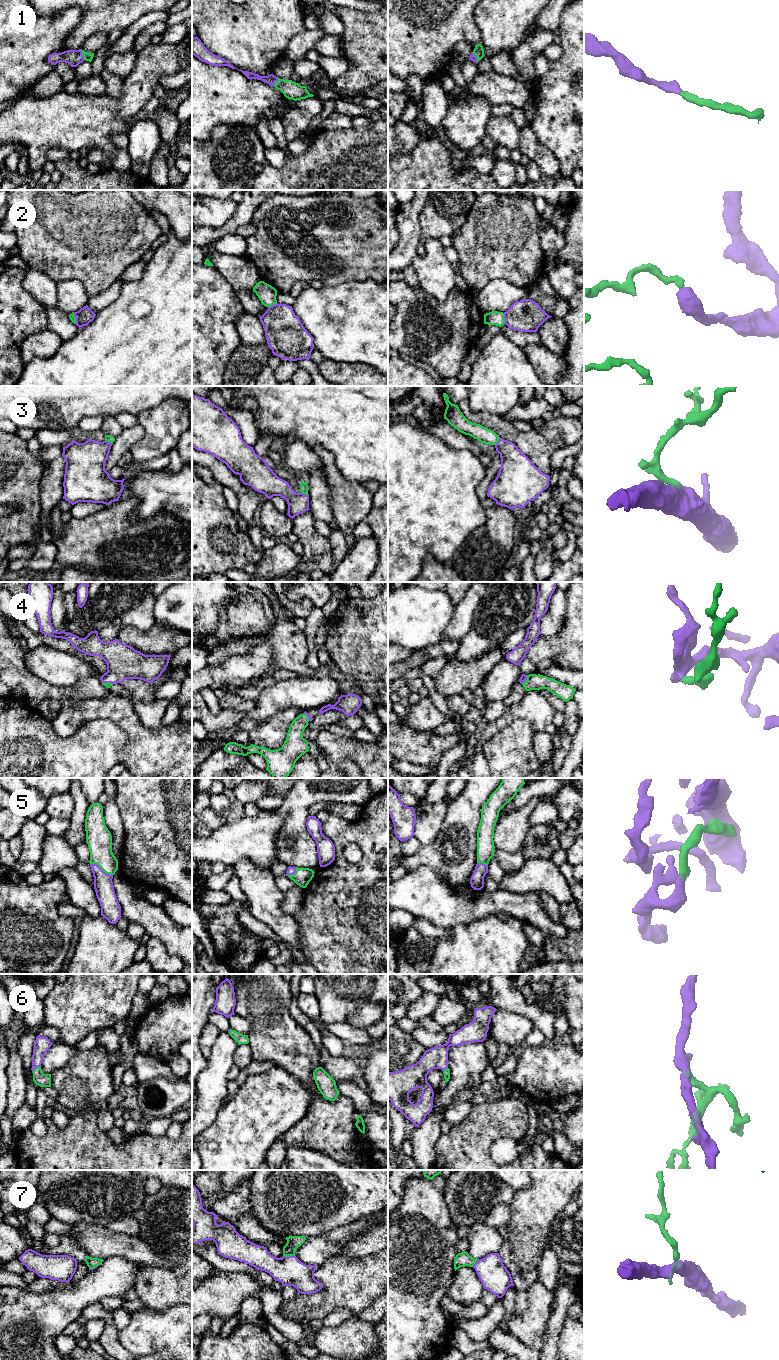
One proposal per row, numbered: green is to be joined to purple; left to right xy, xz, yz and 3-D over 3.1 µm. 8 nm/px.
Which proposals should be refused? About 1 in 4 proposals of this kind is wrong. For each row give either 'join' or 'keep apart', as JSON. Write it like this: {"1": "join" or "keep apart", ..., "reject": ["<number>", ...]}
{"1": "join", "2": "join", "3": "join", "4": "join", "5": "join", "6": "join", "7": "join", "reject": []}

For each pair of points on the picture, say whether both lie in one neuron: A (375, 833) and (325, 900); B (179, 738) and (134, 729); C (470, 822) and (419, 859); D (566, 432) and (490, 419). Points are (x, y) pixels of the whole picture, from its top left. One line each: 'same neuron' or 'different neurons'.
A: same neuron
B: same neuron
C: same neuron
D: same neuron

